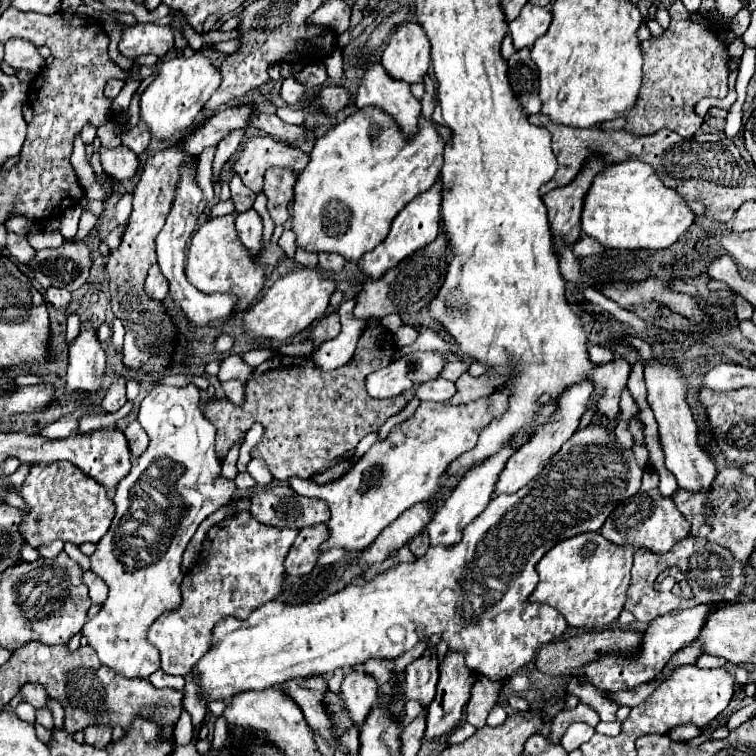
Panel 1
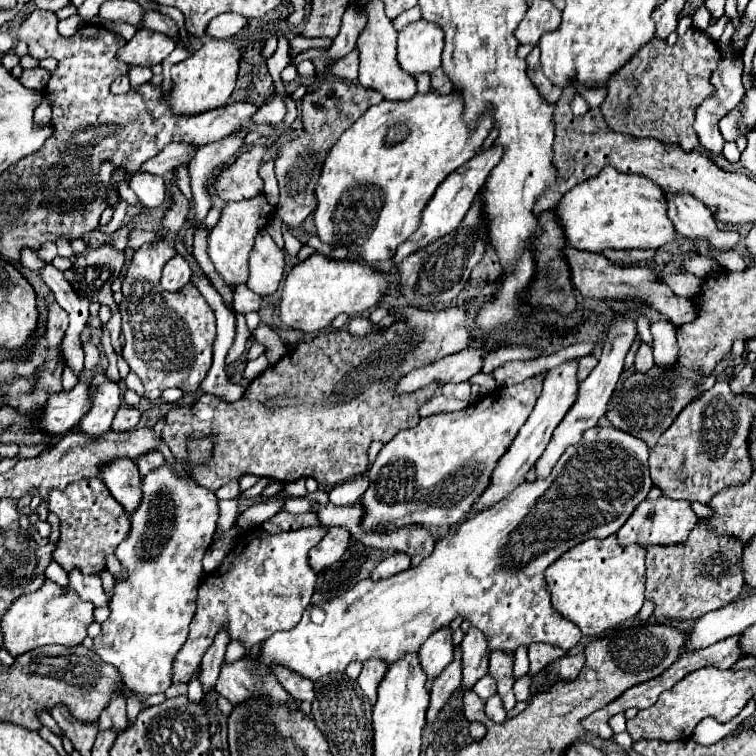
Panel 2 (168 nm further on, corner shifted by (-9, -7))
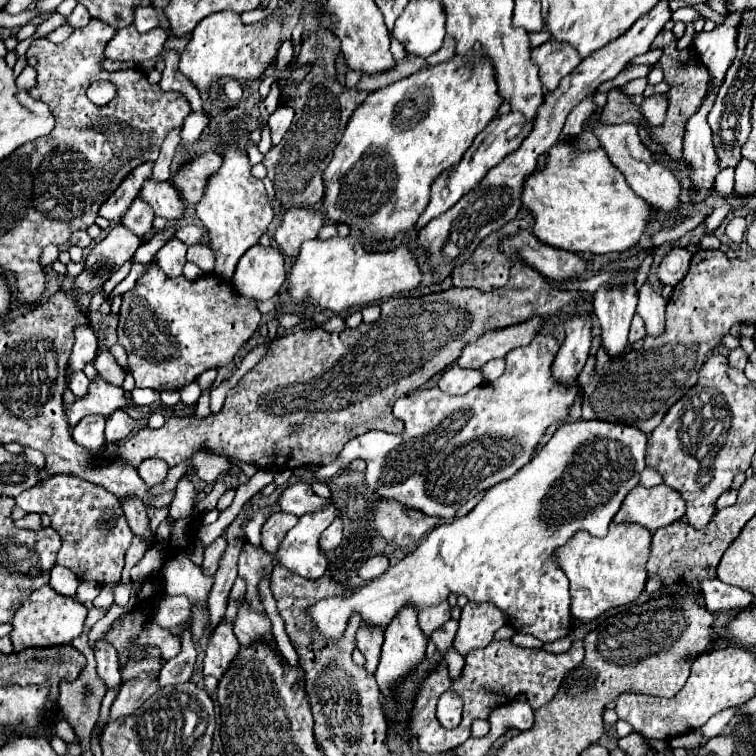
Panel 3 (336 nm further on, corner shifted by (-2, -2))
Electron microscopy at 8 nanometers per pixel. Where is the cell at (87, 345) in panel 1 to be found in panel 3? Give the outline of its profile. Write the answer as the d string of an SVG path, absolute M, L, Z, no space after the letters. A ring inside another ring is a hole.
M88 415L72 429L72 437L78 445L86 449L98 449L104 445L104 417L102 415Z

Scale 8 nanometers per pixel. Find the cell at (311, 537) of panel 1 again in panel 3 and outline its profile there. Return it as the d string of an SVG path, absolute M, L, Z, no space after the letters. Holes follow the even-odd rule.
M336 517L332 521L332 525L322 533L320 549L322 551L332 551L332 549L336 549L340 545L340 541L342 541L342 519Z

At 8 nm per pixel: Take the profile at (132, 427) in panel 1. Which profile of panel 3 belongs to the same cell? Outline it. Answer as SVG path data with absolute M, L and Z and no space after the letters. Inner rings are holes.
M146 459L138 465L138 475L140 479L150 487L150 485L156 485L160 481L166 479L166 473L168 473L168 463L166 461L160 461L160 459Z

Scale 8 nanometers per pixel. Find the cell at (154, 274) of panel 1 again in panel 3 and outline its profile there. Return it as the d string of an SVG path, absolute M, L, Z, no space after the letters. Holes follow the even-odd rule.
M170 239L158 253L156 253L156 261L160 265L160 269L168 275L168 277L180 277L182 275L182 267L186 263L186 245L180 239Z

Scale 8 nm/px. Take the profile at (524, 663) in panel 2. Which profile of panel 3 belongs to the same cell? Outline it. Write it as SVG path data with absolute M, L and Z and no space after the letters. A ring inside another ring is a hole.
M516 633L512 639L510 639L514 645L520 645L520 647L542 647L542 641L540 639L536 639L536 637L532 637L532 635L522 635L522 633Z

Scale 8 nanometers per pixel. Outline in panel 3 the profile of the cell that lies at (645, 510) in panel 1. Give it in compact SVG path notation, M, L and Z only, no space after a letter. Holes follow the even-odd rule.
M664 483L652 489L638 485L624 499L620 511L614 517L614 523L636 523L654 533L656 529L668 527L684 515L686 503L672 487Z

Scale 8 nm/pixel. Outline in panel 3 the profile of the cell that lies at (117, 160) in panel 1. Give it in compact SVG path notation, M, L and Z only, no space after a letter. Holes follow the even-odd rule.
M150 177L144 181L138 197L144 203L148 203L156 215L166 219L176 219L184 211L184 205L180 203L180 195L170 181L152 181Z

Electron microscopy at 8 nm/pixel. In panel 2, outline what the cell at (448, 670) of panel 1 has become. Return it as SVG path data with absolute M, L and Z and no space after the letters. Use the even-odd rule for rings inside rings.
M469 628L461 642L463 648L463 686L461 690L473 688L479 678L489 672L489 654L487 654L487 638L483 638L481 630Z

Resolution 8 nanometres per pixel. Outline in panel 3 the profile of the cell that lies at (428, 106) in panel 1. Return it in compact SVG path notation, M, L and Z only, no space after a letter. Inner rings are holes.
M446 35L442 49L440 49L436 55L432 55L430 59L426 59L426 65L428 65L428 67L432 67L432 65L438 65L438 63L442 63L442 61L448 61L448 59L452 59L454 55L456 55L456 49L452 49L452 41L448 41L448 35Z

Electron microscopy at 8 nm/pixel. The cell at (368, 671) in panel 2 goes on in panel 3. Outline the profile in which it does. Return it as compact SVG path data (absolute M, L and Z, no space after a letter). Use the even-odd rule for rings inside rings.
M358 629L356 635L356 647L362 651L366 657L364 669L368 673L374 673L380 661L380 649L384 643L384 631L382 629Z

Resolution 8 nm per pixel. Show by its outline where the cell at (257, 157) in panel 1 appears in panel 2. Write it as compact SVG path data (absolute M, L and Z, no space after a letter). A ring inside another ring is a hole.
M255 144L249 150L245 150L231 166L223 168L217 174L213 188L217 190L221 200L225 202L245 200L245 198L253 198L263 192L263 180L259 178L259 166L263 164L261 158L265 156L265 152L267 152L265 146Z

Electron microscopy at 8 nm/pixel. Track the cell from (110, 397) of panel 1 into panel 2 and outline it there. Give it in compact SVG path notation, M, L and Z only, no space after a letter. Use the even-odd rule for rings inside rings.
M121 406L115 414L115 420L111 424L111 430L119 430L119 432L127 432L127 430L133 430L137 426L141 418L141 412L137 408L131 408L131 406Z

